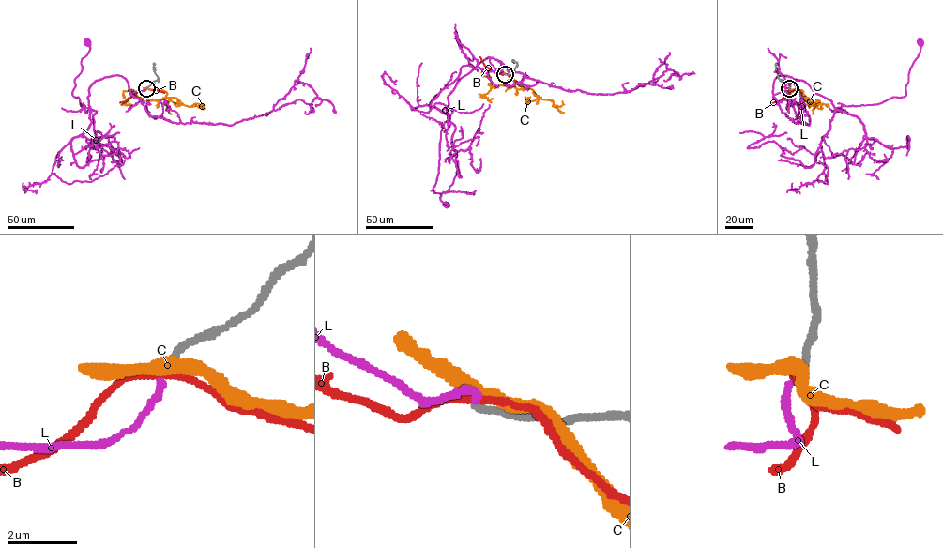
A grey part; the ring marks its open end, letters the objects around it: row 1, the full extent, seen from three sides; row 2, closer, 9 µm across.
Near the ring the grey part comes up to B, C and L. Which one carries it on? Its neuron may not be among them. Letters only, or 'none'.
L

